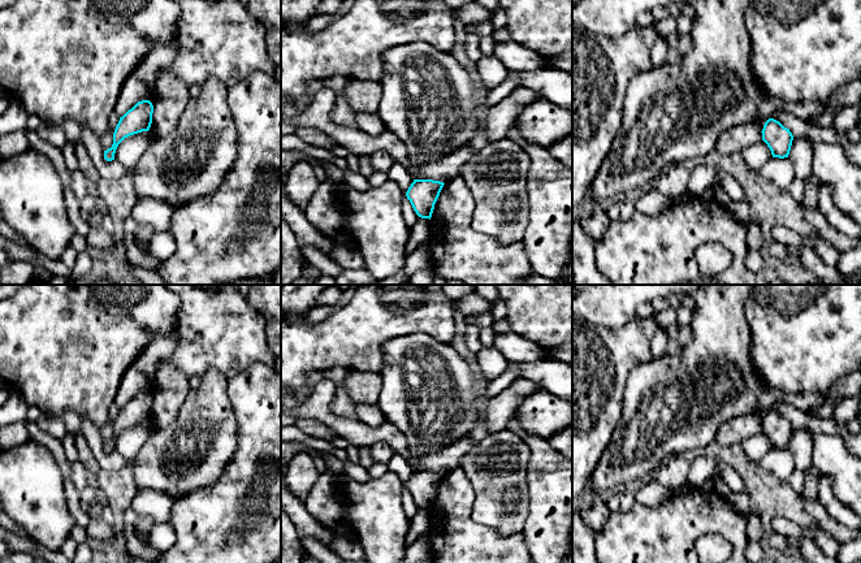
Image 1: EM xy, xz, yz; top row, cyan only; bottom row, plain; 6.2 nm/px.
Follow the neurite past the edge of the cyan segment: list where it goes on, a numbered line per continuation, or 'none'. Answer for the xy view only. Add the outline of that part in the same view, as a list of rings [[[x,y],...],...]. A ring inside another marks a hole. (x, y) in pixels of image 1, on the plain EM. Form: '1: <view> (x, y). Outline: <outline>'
none

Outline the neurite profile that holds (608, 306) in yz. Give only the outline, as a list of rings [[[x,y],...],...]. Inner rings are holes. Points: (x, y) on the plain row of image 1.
[[[592,285],[572,298],[572,315],[588,324],[616,329],[627,325],[637,306],[669,295],[692,295],[698,285]]]

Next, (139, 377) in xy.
[[[178,333],[157,335],[151,339],[144,352],[130,365],[124,374],[117,395],[116,404],[122,408],[138,393],[150,391],[159,363],[169,358],[178,342]]]

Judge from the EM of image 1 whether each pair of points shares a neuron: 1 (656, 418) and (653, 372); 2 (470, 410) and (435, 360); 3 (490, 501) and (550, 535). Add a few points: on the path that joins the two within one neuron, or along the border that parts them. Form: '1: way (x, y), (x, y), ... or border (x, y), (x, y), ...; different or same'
1: way (658, 406), (658, 384); same
2: way (458, 398), (435, 372); same
3: border (528, 490), (528, 516), (522, 532); different

